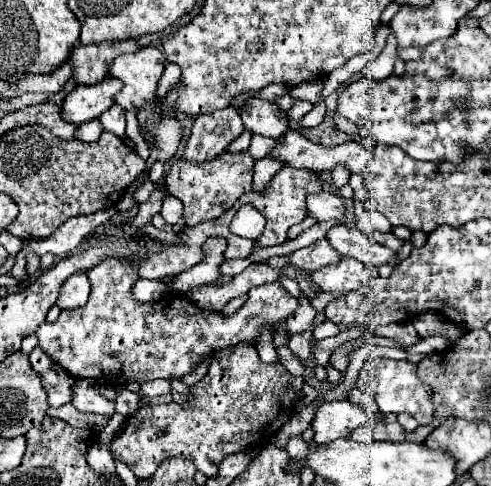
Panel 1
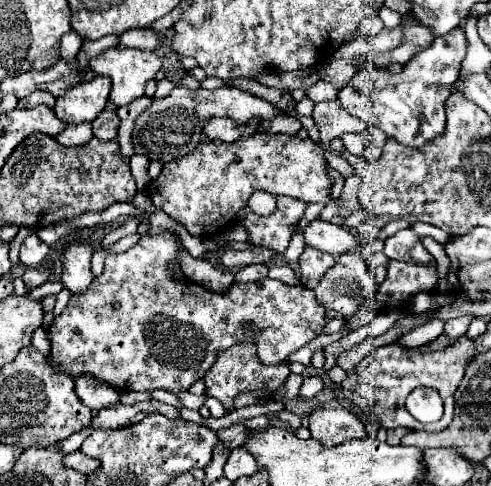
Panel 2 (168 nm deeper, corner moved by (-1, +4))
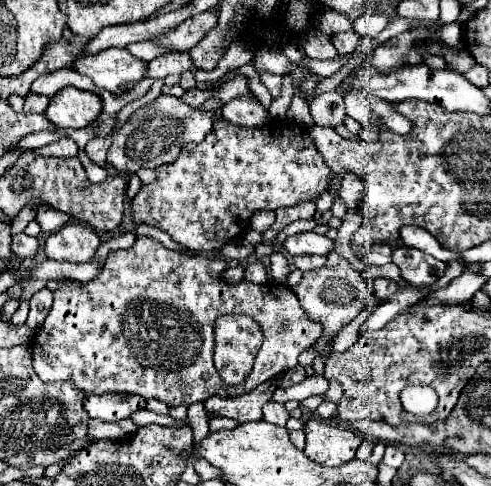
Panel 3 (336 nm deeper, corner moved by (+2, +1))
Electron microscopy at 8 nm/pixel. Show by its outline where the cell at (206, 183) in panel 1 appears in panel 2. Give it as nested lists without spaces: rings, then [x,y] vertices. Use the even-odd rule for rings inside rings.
[[[258,131],[234,143],[220,143],[204,137],[188,157],[164,165],[160,177],[148,185],[146,193],[158,209],[180,221],[190,235],[202,237],[232,225],[236,213],[248,203],[254,191],[262,189],[272,195],[326,205],[332,185],[334,181],[328,177],[326,157],[312,139]]]

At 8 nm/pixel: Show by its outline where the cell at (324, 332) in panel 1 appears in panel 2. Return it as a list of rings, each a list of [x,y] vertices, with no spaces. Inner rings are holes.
[[[306,247],[304,253],[300,255],[300,281],[308,287],[314,289],[320,281],[320,277],[336,263],[334,255],[328,255],[318,249]]]

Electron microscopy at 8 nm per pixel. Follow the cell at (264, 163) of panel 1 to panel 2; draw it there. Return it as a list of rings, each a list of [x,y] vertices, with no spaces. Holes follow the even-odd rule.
[[[256,191],[256,193],[250,197],[248,207],[252,209],[252,213],[266,217],[266,215],[270,215],[270,213],[276,209],[276,197],[270,195],[270,193],[266,193],[266,191]]]

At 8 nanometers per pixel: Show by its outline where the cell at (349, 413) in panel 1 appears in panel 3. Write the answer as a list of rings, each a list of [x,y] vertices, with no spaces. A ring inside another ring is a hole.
[[[309,420],[305,426],[307,444],[305,454],[325,466],[341,466],[347,460],[351,460],[361,444],[361,436],[341,428],[341,426],[329,426],[323,420]]]

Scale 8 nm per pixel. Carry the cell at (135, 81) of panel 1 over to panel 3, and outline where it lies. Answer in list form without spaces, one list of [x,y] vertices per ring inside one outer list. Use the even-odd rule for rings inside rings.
[[[107,48],[97,56],[77,60],[73,68],[79,74],[89,76],[95,82],[95,86],[105,88],[115,96],[121,96],[125,92],[125,86],[133,86],[139,80],[143,80],[147,64],[149,62],[135,58],[125,48]]]

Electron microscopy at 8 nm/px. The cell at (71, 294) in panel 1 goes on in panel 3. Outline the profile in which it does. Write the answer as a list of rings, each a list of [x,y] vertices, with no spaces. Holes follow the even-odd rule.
[[[65,224],[61,230],[53,232],[45,242],[45,254],[49,260],[59,262],[91,262],[101,240],[95,230],[83,224]]]

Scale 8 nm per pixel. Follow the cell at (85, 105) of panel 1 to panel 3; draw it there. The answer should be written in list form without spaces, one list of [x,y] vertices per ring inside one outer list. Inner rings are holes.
[[[65,86],[49,100],[45,116],[57,128],[85,128],[97,120],[101,108],[103,104],[99,94],[79,90],[75,86]]]

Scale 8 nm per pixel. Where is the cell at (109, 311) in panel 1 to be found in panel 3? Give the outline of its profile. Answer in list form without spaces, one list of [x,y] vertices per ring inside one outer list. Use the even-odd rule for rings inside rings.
[[[137,236],[135,244],[129,248],[129,250],[115,250],[115,252],[109,252],[107,256],[107,262],[101,270],[101,274],[87,282],[87,284],[79,284],[79,282],[65,282],[61,280],[59,282],[59,288],[53,292],[53,306],[51,306],[51,312],[47,314],[43,326],[37,330],[37,336],[35,336],[35,342],[37,346],[33,346],[33,368],[37,372],[37,376],[43,380],[43,382],[57,382],[57,380],[65,380],[65,382],[73,382],[79,390],[83,392],[93,392],[93,394],[105,394],[105,392],[125,392],[125,394],[137,394],[137,396],[143,396],[143,398],[157,398],[161,402],[165,402],[167,406],[177,406],[177,404],[185,404],[189,406],[191,402],[203,402],[205,398],[217,394],[217,396],[239,396],[239,394],[245,394],[249,392],[251,388],[259,386],[261,382],[267,382],[267,380],[273,380],[277,378],[281,372],[285,370],[291,370],[297,366],[297,356],[301,354],[303,348],[311,346],[313,342],[317,342],[321,338],[321,332],[323,332],[323,326],[315,320],[311,320],[301,304],[299,304],[299,298],[297,294],[287,286],[287,284],[277,284],[277,282],[265,282],[265,284],[253,284],[253,282],[239,282],[239,284],[225,284],[221,280],[221,272],[225,270],[225,262],[223,260],[209,260],[207,256],[187,256],[187,254],[181,254],[181,252],[173,252],[169,248],[165,248],[159,240],[151,238],[151,236]],[[225,314],[247,314],[251,316],[263,330],[263,336],[265,336],[265,342],[261,344],[259,348],[259,354],[255,358],[255,366],[253,366],[253,372],[249,374],[249,378],[245,380],[245,384],[239,384],[237,388],[225,388],[223,382],[219,382],[219,374],[213,366],[213,348],[215,348],[215,338],[213,338],[213,326],[215,326],[215,320],[219,316],[225,316]]]

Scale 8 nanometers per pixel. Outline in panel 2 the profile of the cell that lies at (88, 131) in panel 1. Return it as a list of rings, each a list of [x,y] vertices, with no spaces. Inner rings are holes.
[[[80,123],[80,125],[66,125],[66,129],[56,137],[60,145],[74,147],[74,145],[84,145],[92,139],[92,127],[90,123]]]

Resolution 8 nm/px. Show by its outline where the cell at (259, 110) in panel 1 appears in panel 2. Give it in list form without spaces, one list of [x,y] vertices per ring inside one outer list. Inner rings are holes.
[[[174,87],[170,95],[162,99],[154,99],[152,105],[136,119],[134,131],[132,131],[132,145],[136,153],[142,153],[152,161],[168,163],[196,149],[196,145],[200,143],[202,129],[212,117],[232,117],[240,123],[246,123],[254,117],[264,121],[264,119],[272,119],[274,115],[276,113],[272,103],[234,87],[214,89],[214,91],[208,91],[208,89],[190,91],[186,87]]]

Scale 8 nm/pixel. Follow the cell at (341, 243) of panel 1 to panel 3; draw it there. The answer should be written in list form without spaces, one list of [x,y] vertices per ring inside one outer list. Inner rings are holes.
[[[299,232],[293,234],[285,240],[285,248],[291,256],[297,254],[317,254],[317,256],[327,256],[329,252],[335,250],[333,240],[315,232]]]

